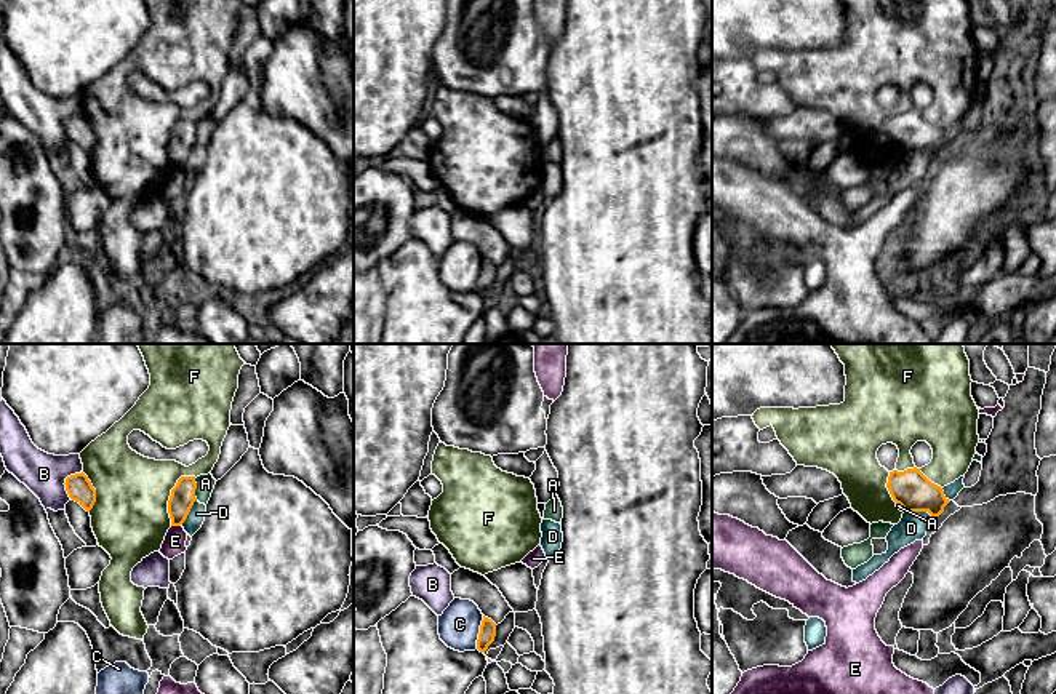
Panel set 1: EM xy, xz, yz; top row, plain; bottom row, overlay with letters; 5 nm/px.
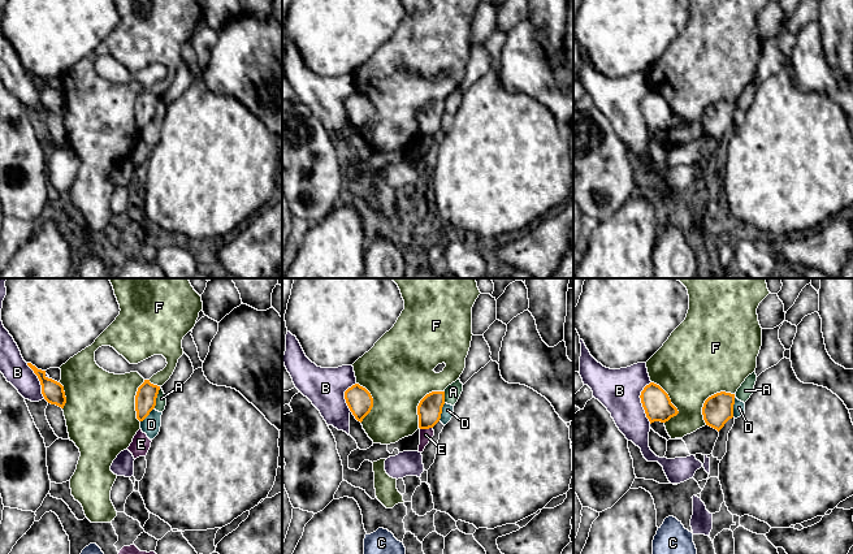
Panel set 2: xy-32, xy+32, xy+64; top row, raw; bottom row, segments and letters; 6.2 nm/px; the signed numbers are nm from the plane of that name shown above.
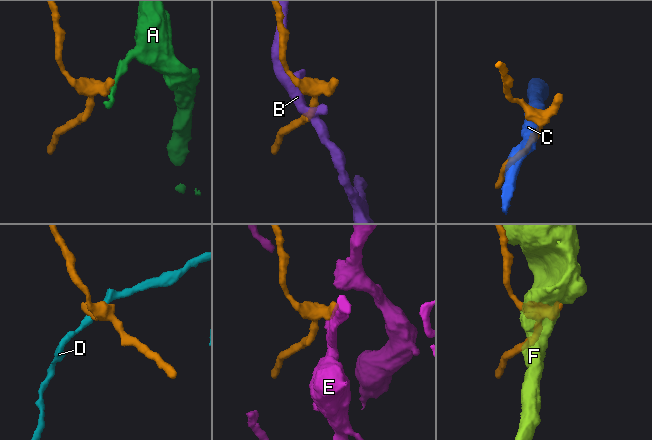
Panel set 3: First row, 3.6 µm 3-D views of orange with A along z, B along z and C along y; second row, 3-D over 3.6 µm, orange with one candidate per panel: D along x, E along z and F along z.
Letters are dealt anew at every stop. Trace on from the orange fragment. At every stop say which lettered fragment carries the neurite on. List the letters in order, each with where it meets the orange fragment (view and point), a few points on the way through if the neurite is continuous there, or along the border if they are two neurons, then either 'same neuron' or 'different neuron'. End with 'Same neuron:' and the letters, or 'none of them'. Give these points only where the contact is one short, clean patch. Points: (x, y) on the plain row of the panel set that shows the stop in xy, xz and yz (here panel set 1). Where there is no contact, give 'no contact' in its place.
A: contact xy (196, 130); border xy (194, 120), (197, 141); different neuron
B: contact xy (66, 122); different neuron
C: contact xz (480, 274); different neuron
D: contact yz (919, 152); border yz (904, 152), (927, 152), (933, 159); different neuron
E: contact xy (176, 167); border xy (172, 167), (180, 168); different neuron
F: contact xy (172, 136); different neuron
Same neuron: none of them

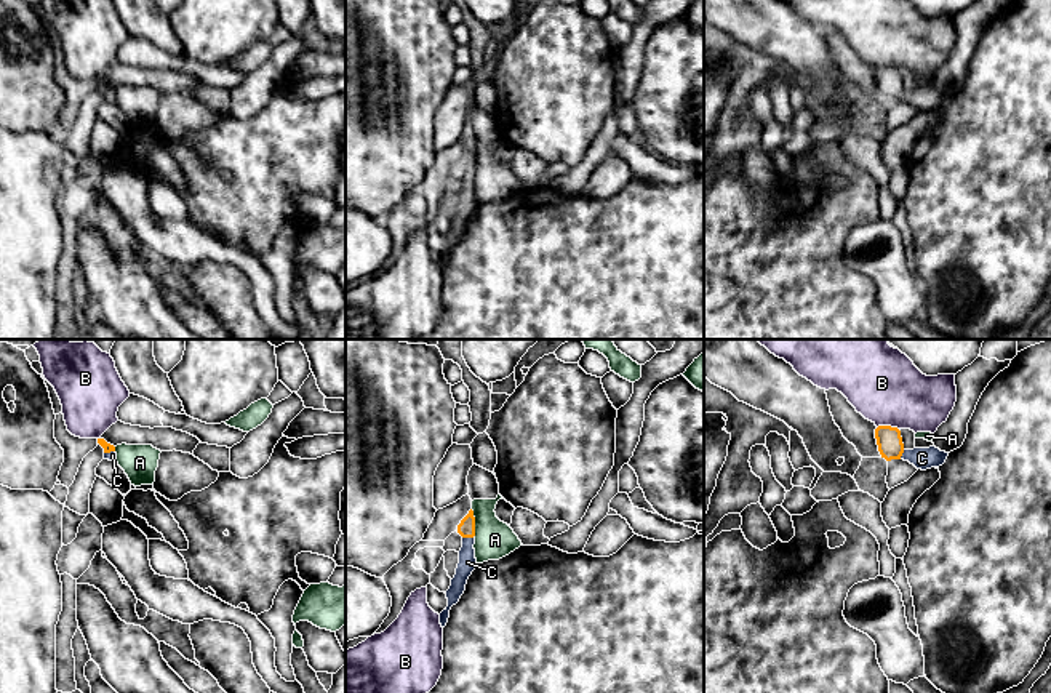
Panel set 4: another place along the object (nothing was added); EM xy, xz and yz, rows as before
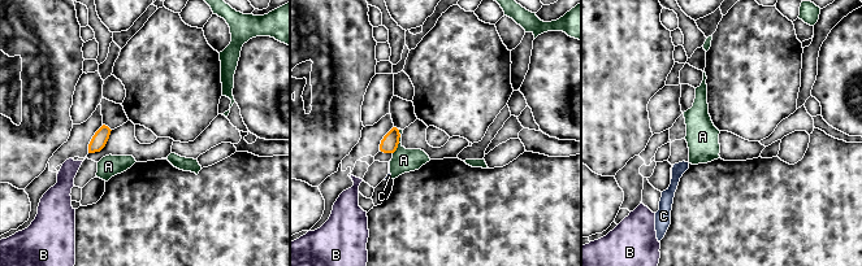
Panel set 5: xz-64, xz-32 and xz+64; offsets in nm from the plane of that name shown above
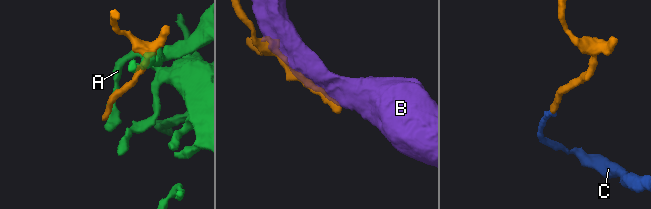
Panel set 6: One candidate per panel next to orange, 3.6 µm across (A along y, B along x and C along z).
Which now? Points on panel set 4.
A: contact xz (474, 165); different neuron
B: contact yz (888, 68); different neuron
C: contact xz (467, 178); way xz (466, 170), (467, 178), (467, 204); same neuron
Same neuron: C

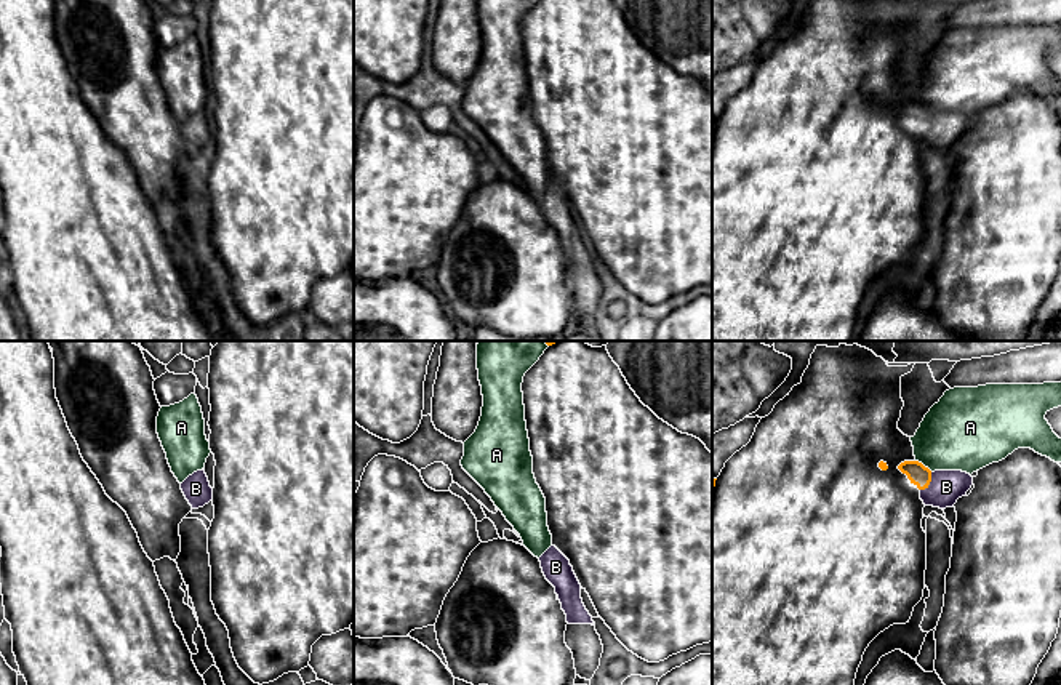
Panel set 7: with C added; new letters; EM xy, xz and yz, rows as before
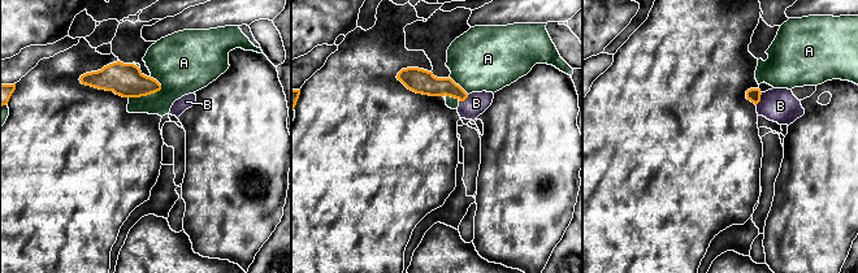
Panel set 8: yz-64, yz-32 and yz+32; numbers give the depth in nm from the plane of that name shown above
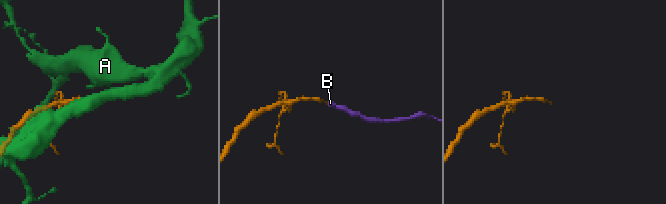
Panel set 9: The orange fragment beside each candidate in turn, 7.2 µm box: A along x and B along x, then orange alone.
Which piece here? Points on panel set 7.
A: contact yz (922, 106); different neuron
B: contact yz (930, 122); way yz (920, 117), (930, 122), (936, 128), (946, 128); same neuron
Same neuron: B

